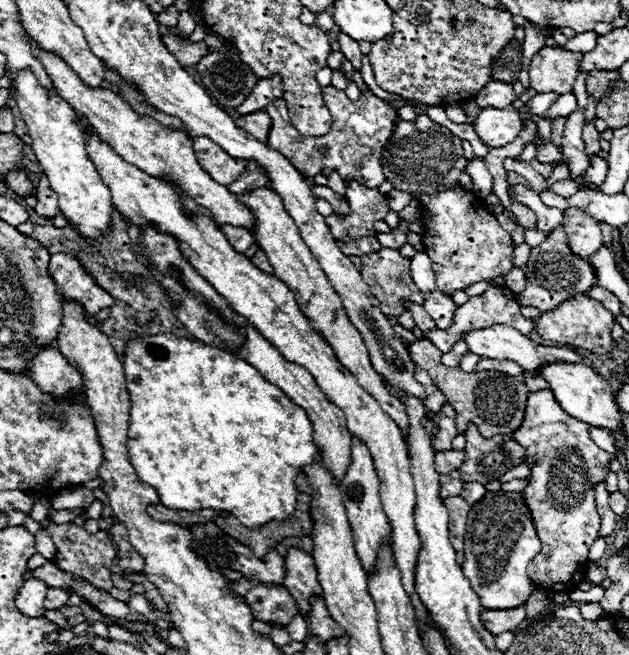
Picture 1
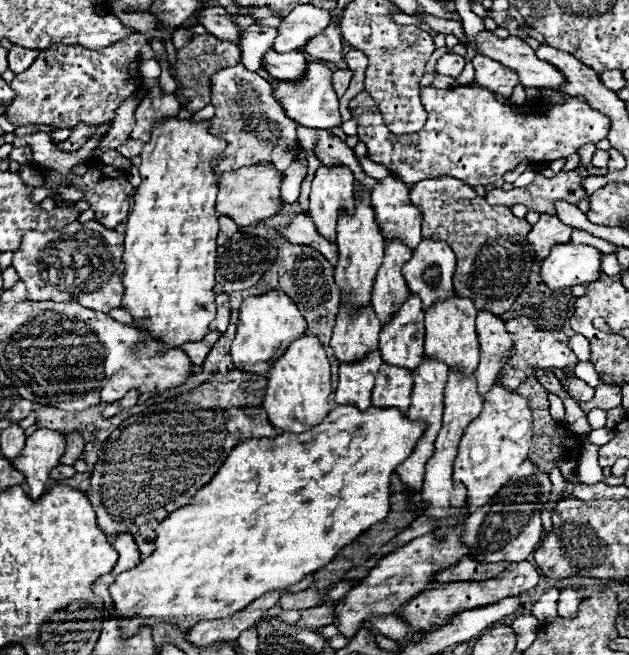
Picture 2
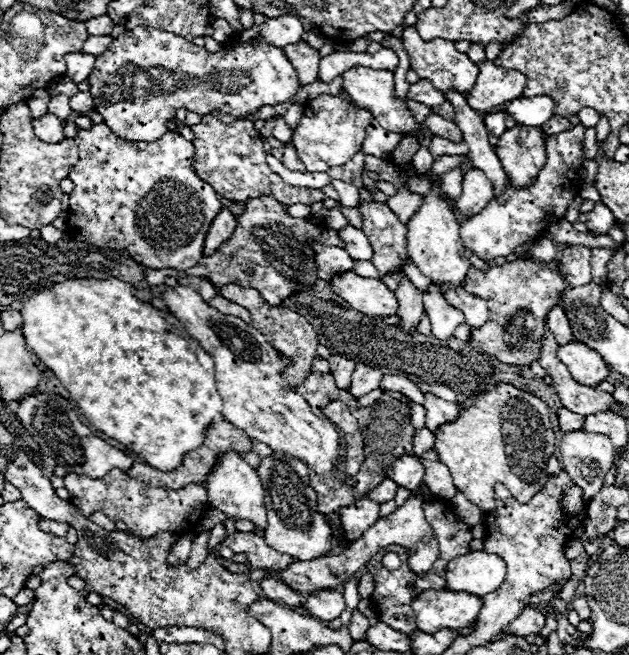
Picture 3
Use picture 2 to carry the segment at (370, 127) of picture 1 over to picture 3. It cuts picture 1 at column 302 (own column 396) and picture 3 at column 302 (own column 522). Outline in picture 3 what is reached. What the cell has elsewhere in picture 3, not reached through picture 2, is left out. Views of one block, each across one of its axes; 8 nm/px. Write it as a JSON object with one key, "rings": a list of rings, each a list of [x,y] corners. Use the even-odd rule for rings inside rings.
{"rings":[[[342,90],[342,98],[320,94],[304,104],[304,114],[294,130],[292,146],[296,148],[298,158],[304,162],[308,172],[326,172],[332,166],[342,166],[356,152],[360,152],[366,138],[366,128],[372,122],[372,114],[368,110],[354,112],[346,102],[350,102],[350,98]]]}

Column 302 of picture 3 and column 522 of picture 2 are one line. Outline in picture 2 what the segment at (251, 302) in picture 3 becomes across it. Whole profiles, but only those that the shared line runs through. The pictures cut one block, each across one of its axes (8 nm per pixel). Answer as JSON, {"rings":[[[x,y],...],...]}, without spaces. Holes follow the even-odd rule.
{"rings":[[[522,316],[522,318],[516,318],[516,320],[508,320],[506,322],[506,328],[514,340],[514,350],[516,354],[508,360],[508,364],[502,368],[502,384],[506,388],[516,388],[518,384],[522,384],[522,380],[534,376],[534,370],[542,368],[542,370],[562,370],[562,368],[574,368],[578,358],[570,352],[566,340],[568,336],[562,334],[562,332],[546,332],[546,330],[538,330],[530,318]]]}

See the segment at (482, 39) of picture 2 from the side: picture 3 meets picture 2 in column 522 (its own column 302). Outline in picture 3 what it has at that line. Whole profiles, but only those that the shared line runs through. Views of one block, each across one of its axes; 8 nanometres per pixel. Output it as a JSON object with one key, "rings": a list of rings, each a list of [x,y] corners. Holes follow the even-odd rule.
{"rings":[[[296,42],[296,44],[288,44],[282,48],[282,52],[288,56],[290,64],[296,68],[298,72],[298,80],[302,86],[312,84],[316,80],[316,72],[318,72],[318,64],[320,64],[320,56],[318,50],[312,50],[306,42]]]}

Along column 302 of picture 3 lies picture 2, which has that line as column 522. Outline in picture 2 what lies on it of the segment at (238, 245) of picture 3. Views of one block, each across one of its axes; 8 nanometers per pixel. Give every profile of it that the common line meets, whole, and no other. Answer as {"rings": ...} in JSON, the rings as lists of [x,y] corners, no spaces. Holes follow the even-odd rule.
{"rings":[[[456,178],[422,180],[412,186],[410,200],[422,212],[422,238],[446,240],[456,254],[456,294],[470,298],[480,312],[488,310],[496,316],[508,312],[528,284],[528,272],[534,266],[534,250],[526,242],[532,226],[516,218],[510,208],[490,206],[484,196]]]}

